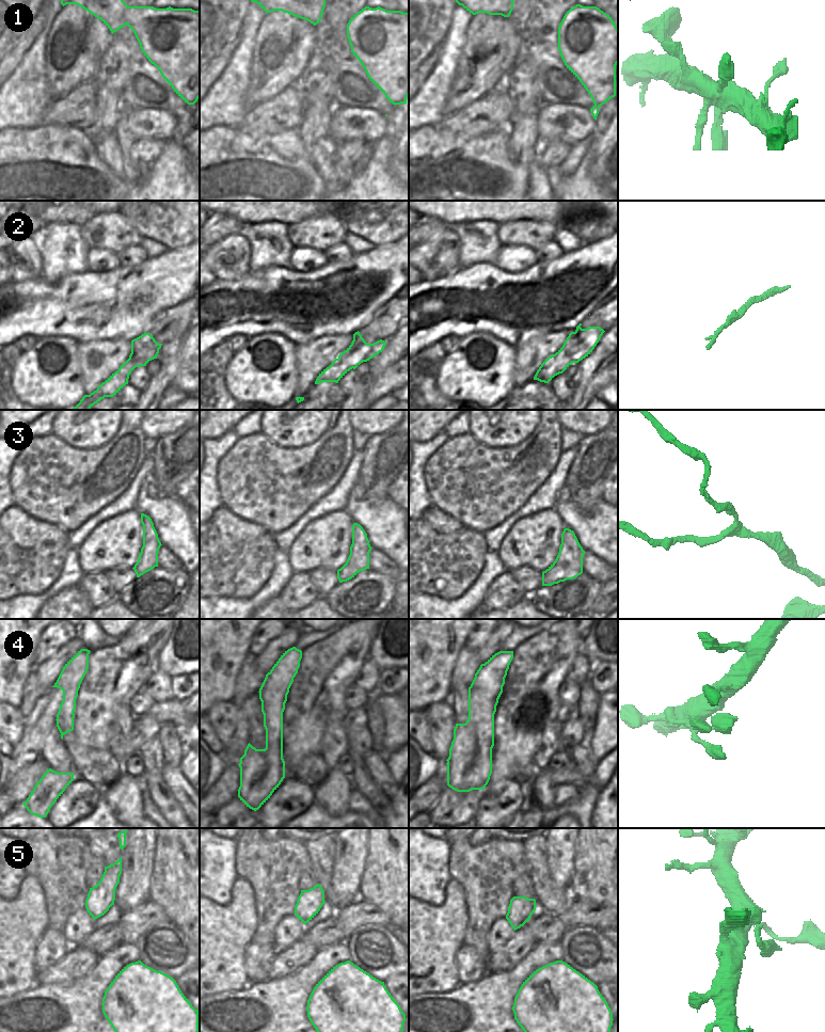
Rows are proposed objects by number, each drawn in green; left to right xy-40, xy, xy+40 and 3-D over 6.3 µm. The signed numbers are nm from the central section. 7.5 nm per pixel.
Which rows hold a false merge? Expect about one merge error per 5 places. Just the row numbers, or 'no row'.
no row

